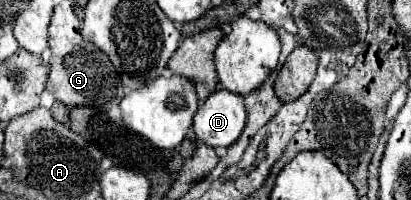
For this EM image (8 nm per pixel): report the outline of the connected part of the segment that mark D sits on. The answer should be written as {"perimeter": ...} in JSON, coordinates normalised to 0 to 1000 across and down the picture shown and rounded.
{"perimeter":[[[533,440],[479,540],[470,580],[470,660],[484,720],[552,740],[582,690],[596,590],[591,480]]]}

